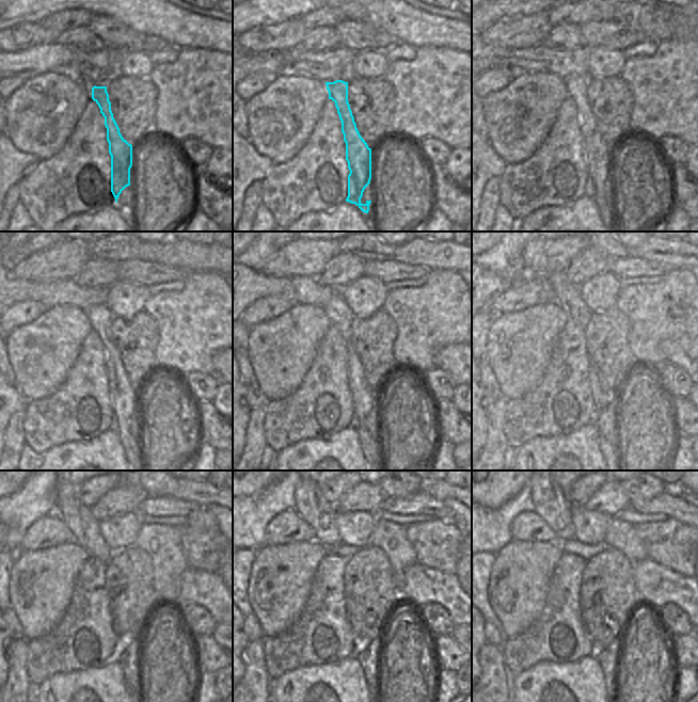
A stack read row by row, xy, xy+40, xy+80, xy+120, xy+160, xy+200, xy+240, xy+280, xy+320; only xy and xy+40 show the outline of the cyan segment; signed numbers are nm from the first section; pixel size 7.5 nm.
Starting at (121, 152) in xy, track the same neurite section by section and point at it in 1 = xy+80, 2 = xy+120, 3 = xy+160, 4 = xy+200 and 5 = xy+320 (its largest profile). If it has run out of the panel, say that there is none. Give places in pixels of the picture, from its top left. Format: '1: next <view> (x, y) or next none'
1: next xy+80 (599, 157)
2: next xy+120 (123, 395)
3: next xy+160 (339, 315)
4: next xy+200 (567, 294)
5: next xy+320 (552, 505)

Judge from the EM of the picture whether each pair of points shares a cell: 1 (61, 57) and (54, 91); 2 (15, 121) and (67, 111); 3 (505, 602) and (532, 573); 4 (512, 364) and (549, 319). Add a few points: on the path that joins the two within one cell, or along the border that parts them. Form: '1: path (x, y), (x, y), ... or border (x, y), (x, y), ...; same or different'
1: border (59, 70), (48, 70), (33, 78); different
2: path (28, 121), (35, 121), (45, 111), (54, 111); same
3: path (511, 594), (524, 580); same
4: path (518, 353), (519, 349), (538, 330); same

